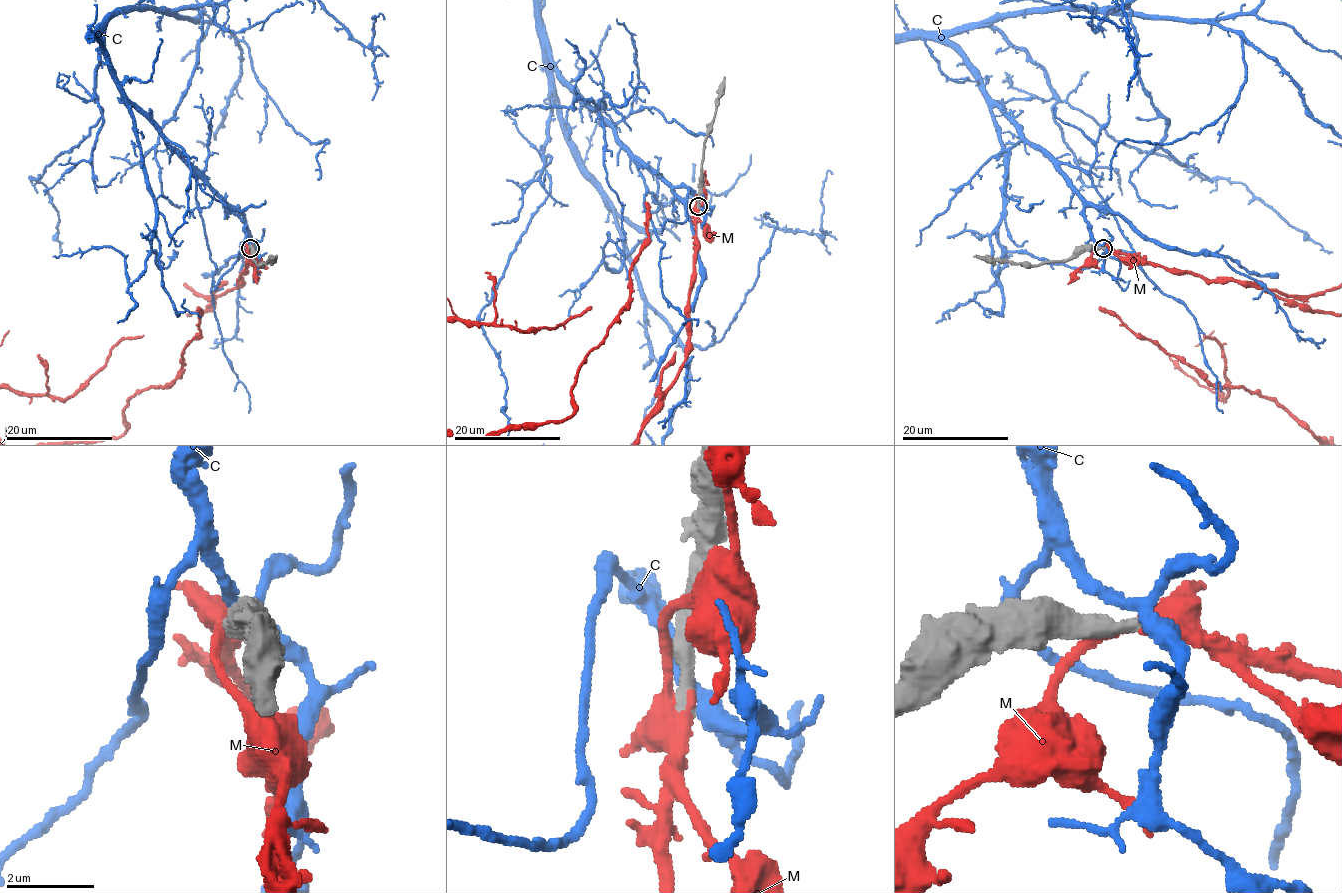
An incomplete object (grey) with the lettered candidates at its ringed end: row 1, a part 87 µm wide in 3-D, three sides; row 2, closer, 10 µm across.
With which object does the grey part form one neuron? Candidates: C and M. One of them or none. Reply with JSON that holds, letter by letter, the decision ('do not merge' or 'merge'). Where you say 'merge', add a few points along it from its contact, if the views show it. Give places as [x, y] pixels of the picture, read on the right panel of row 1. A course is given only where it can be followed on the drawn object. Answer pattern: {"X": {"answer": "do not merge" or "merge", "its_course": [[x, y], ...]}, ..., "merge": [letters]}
{"C": {"answer": "do not merge"}, "M": {"answer": "merge"}, "merge": ["M"]}

